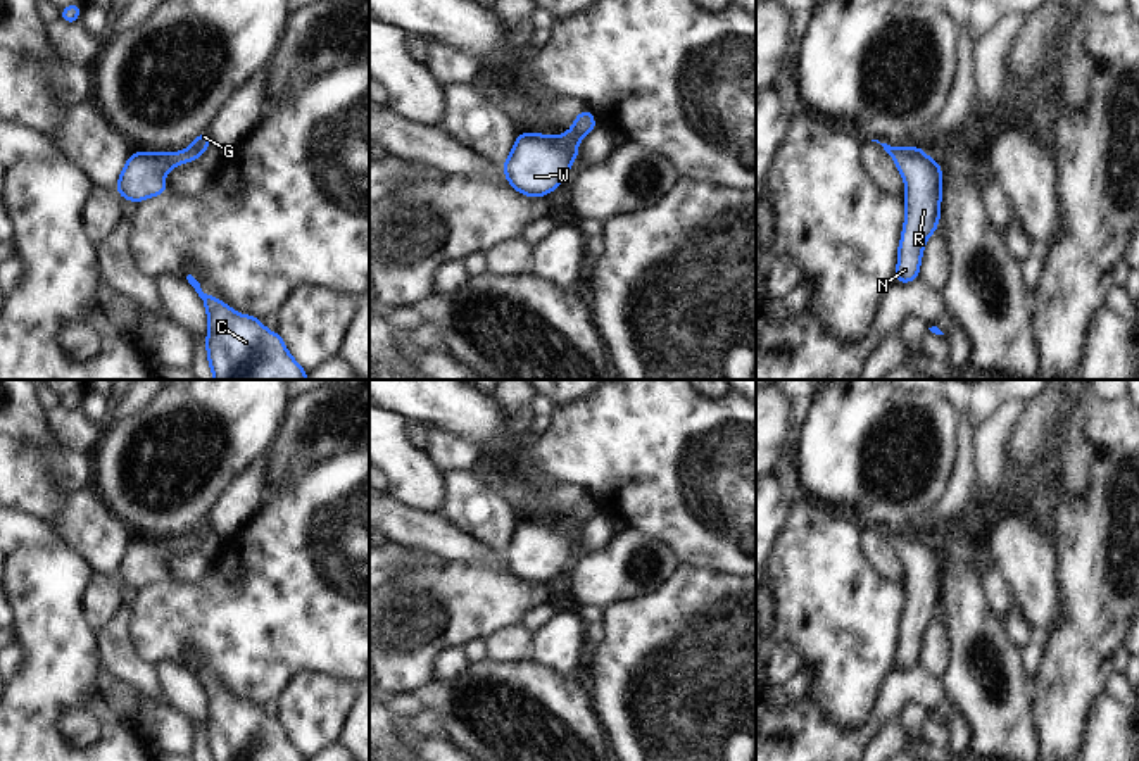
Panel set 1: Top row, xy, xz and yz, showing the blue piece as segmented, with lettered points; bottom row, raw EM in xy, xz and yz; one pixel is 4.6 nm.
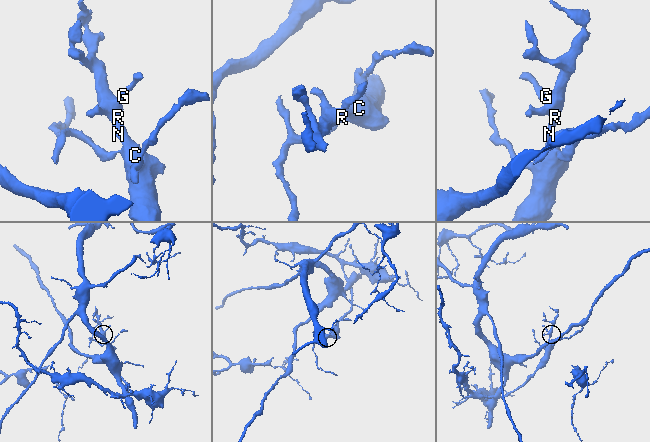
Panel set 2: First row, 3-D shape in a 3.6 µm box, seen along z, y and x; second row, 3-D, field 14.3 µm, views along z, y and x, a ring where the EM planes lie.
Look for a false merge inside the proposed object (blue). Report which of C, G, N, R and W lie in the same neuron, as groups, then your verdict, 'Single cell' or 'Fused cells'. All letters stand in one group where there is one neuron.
Groups: C G N R W. Single cell.

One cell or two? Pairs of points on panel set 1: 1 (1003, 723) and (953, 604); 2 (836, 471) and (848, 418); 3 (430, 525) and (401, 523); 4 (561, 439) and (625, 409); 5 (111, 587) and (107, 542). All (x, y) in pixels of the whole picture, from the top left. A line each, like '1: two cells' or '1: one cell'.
1: one cell
2: one cell
3: one cell
4: one cell
5: two cells

